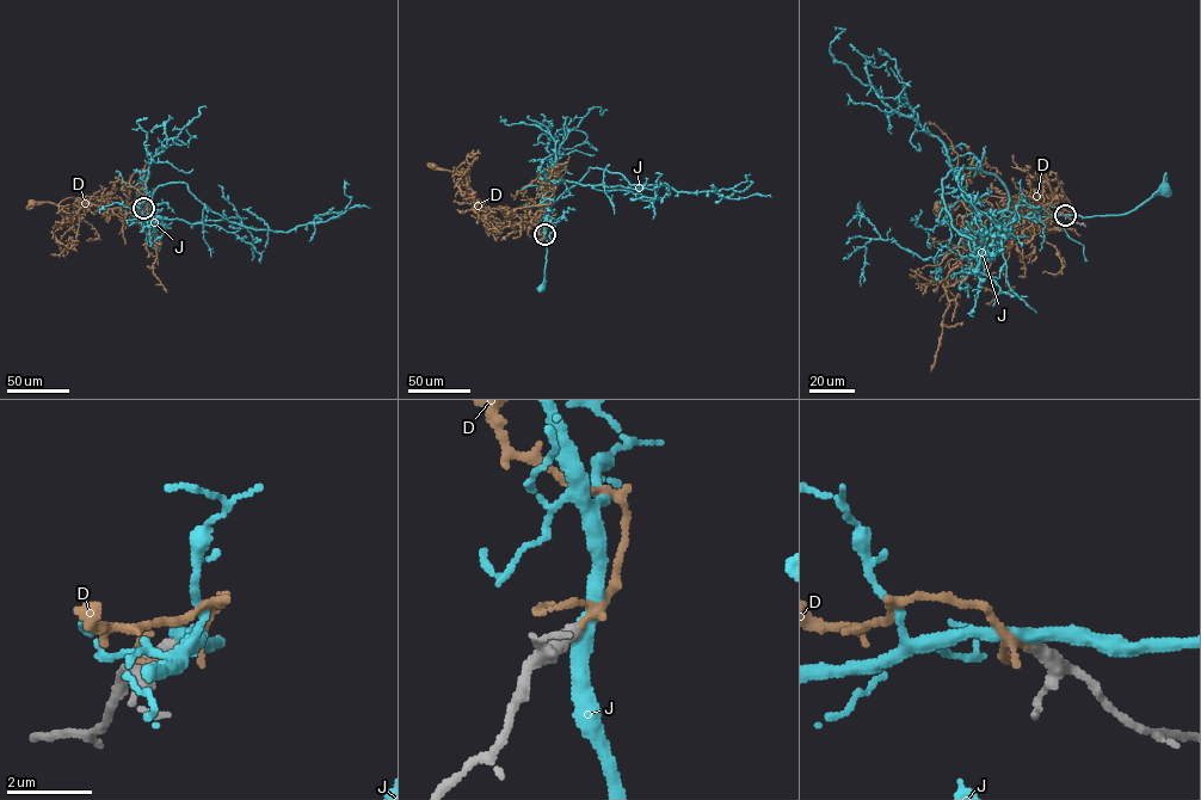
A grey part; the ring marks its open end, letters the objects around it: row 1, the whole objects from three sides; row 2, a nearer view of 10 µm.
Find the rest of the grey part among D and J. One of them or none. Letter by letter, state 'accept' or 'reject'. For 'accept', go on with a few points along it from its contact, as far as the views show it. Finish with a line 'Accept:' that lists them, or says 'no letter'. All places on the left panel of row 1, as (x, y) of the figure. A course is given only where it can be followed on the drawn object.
D: accept; it runs (143, 208), (127, 203), (102, 208), (73, 197), (57, 204), (32, 203)
J: reject
Accept: D

